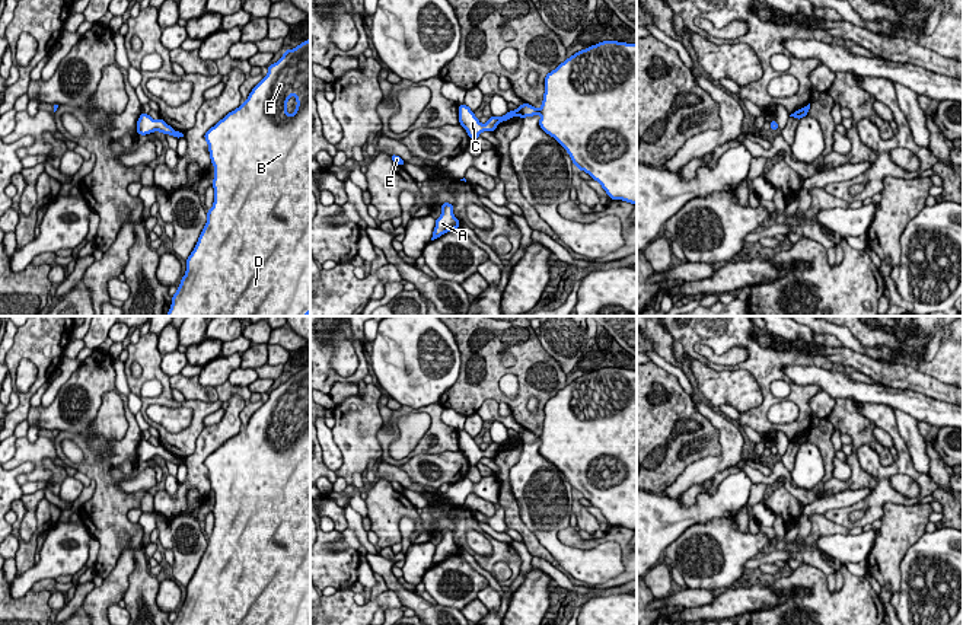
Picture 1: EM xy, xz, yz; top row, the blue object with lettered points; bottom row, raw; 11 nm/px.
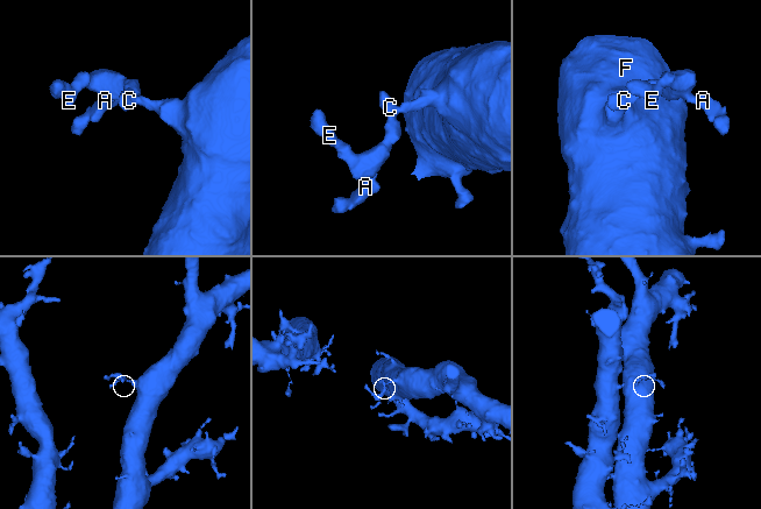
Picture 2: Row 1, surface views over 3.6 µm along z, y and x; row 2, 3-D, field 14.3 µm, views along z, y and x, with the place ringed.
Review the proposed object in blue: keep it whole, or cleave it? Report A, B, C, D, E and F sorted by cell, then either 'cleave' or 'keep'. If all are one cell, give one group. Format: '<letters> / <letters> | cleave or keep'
A B C D E F | keep

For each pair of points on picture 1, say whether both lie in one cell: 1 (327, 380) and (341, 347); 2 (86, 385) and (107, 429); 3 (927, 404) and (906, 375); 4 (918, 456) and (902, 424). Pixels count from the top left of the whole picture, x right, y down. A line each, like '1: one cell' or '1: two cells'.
1: two cells
2: two cells
3: two cells
4: one cell

